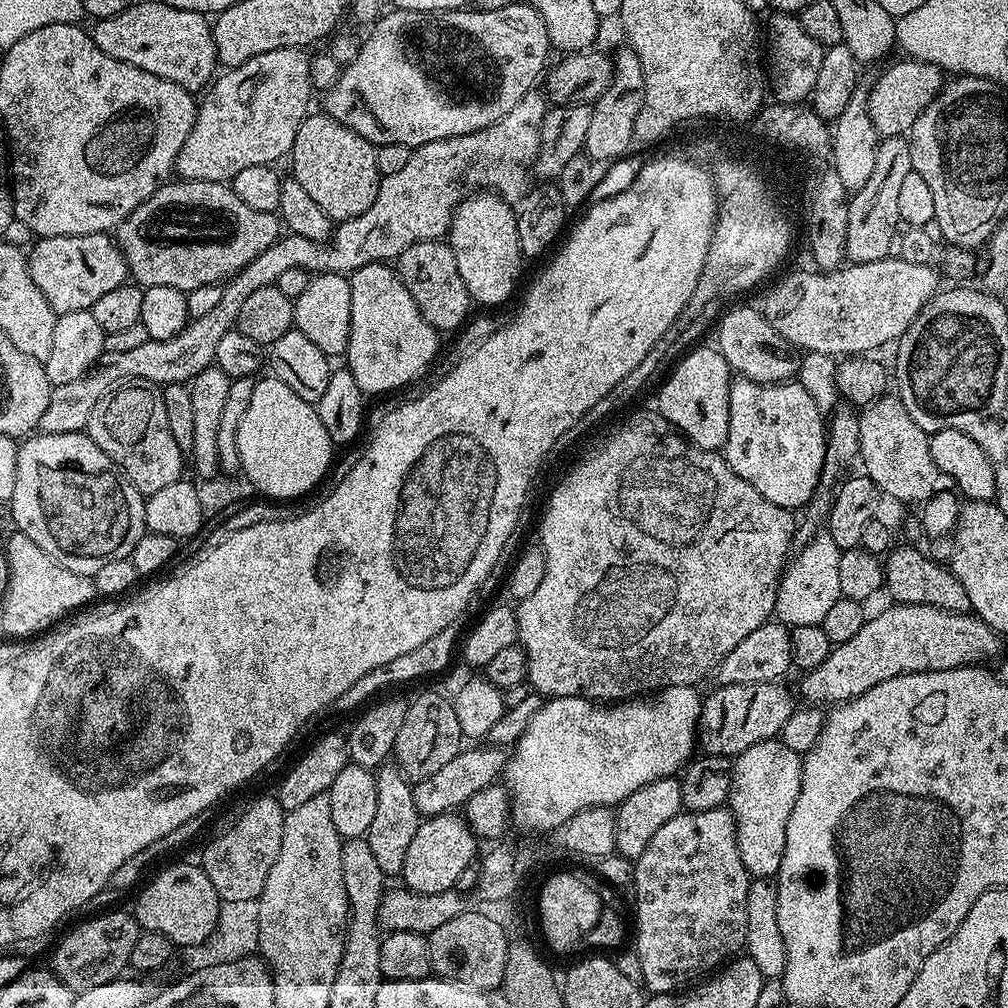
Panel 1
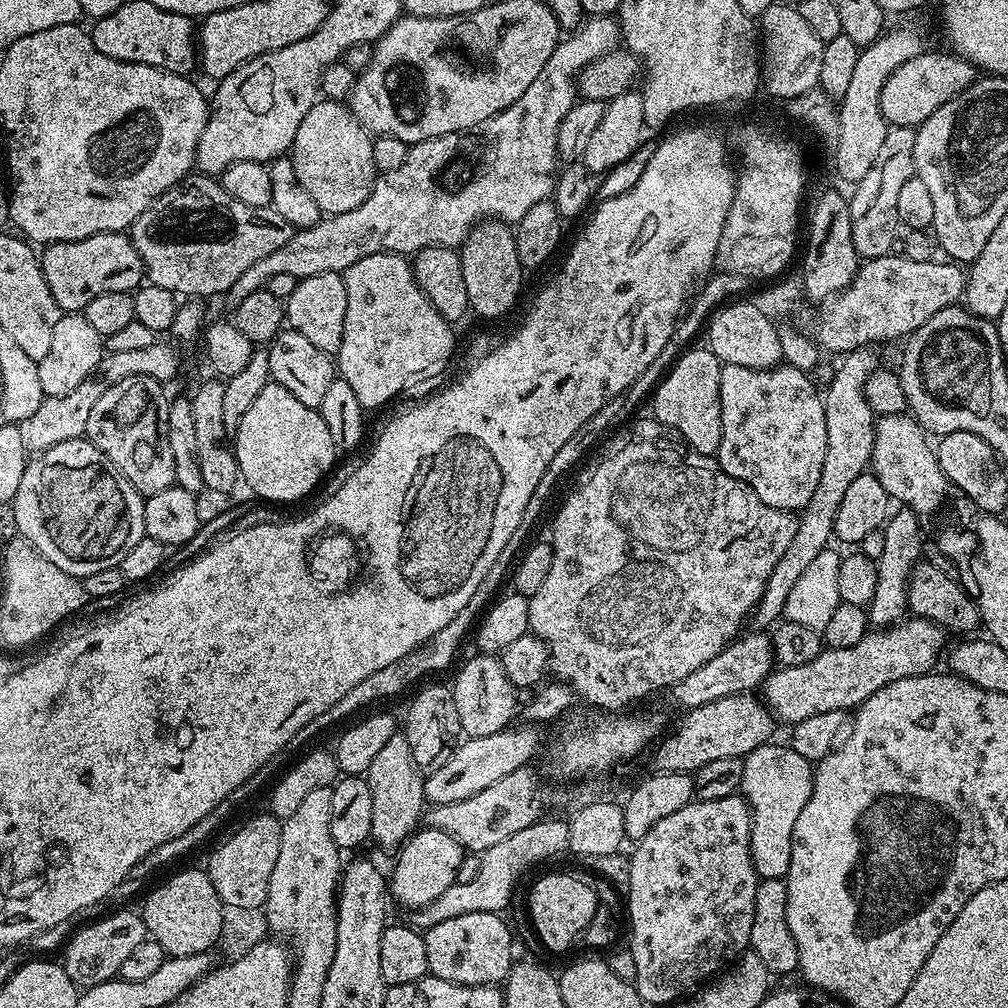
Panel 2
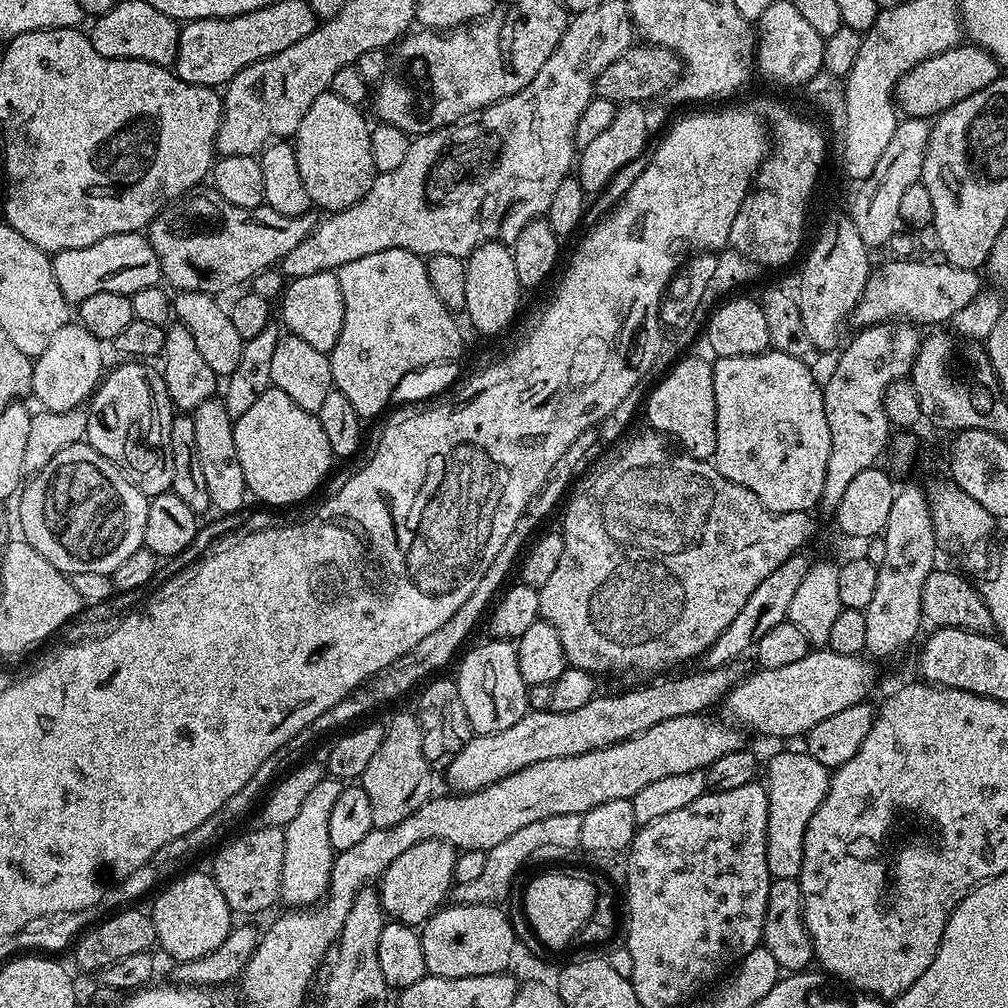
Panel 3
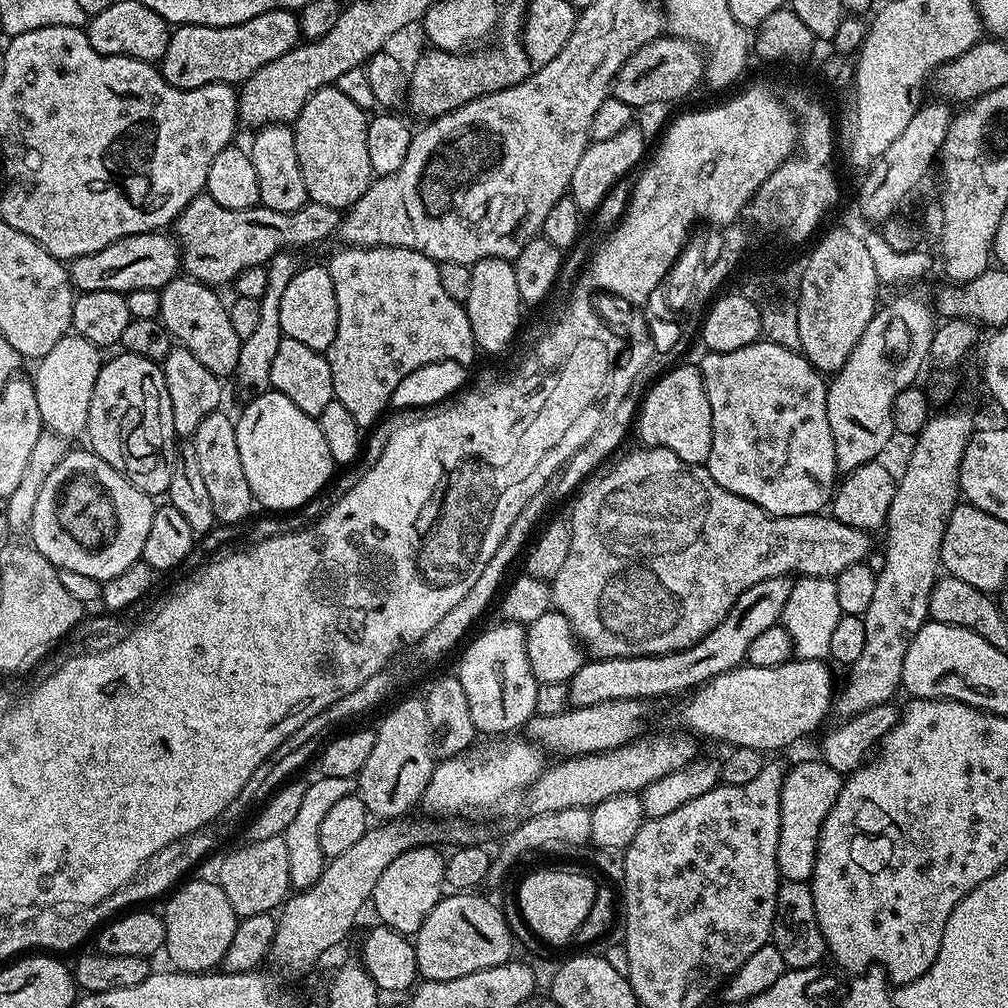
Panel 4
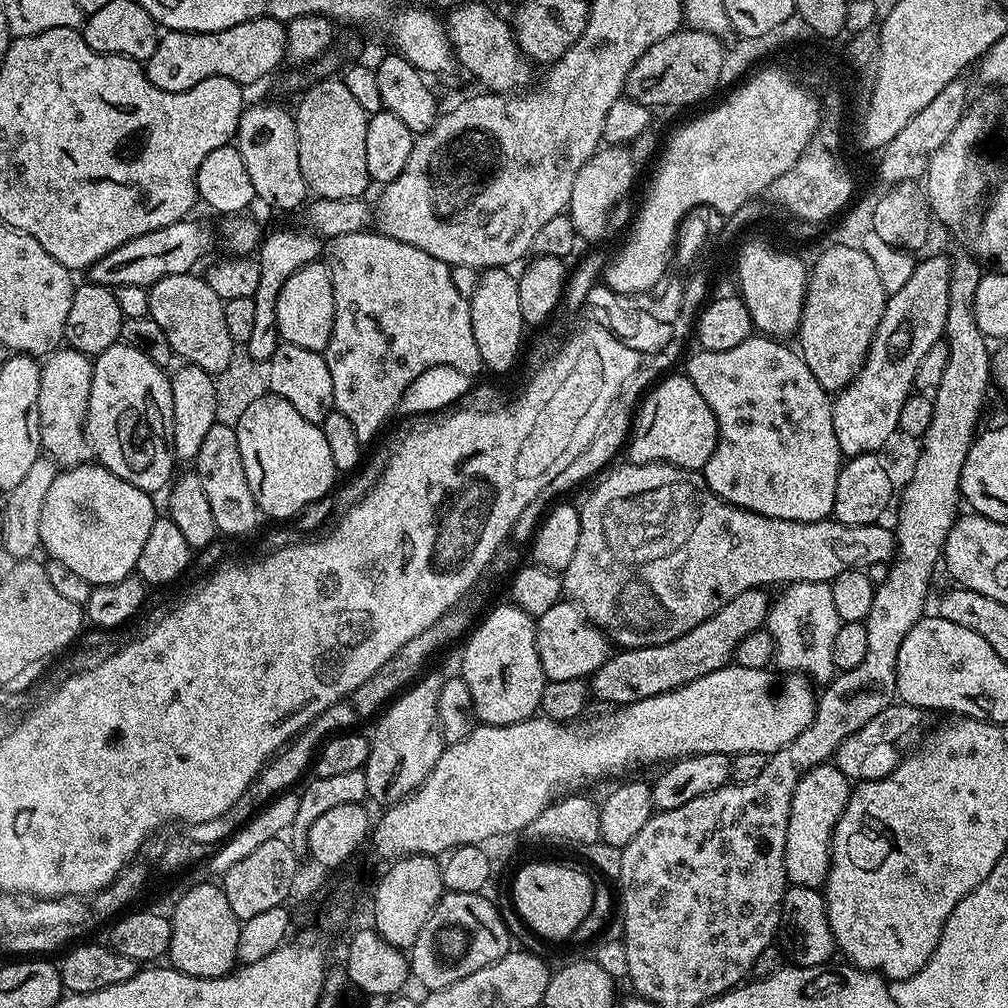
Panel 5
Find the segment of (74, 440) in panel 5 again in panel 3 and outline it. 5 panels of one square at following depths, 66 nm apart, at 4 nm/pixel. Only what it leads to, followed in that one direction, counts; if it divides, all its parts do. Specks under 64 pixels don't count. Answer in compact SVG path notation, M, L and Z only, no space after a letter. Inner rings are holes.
M69 322L50 338L46 350L35 357L32 365L31 395L36 396L39 407L45 412L65 412L81 407L96 390L104 368L105 345L79 322Z

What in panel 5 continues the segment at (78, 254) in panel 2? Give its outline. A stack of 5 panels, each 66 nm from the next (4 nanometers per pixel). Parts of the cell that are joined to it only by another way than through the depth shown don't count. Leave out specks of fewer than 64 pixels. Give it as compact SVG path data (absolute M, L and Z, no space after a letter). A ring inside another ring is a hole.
M185 218L170 226L162 226L150 234L142 234L118 246L118 250L110 250L106 258L98 258L98 262L87 269L87 279L113 290L122 286L142 286L149 289L162 278L192 272L195 264L212 248L211 226L192 219Z

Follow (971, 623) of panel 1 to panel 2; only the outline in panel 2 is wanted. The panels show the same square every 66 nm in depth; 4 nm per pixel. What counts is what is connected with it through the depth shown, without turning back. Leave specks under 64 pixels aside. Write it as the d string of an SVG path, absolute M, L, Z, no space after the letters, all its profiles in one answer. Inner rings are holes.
M906 618L899 624L890 627L877 627L869 630L854 646L846 646L846 650L825 647L824 651L814 658L814 662L806 662L806 666L790 666L789 668L777 667L773 670L762 685L762 699L768 706L769 712L777 721L780 720L786 726L793 726L811 715L824 714L826 711L842 711L847 713L855 710L870 698L882 686L890 682L898 682L902 678L914 678L915 676L927 676L933 671L936 663L941 663L944 648L945 629L935 624L932 620L919 618Z

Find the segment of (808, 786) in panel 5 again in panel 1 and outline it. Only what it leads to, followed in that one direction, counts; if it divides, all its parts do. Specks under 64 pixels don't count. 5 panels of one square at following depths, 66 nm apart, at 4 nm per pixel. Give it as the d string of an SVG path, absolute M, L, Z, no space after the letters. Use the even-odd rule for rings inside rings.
M780 738L758 742L750 746L750 750L735 757L732 765L732 789L728 795L727 807L736 820L736 841L740 844L742 862L749 877L772 878L782 866L782 850L786 850L786 822L790 818L790 810L794 810L794 802L798 802L801 786L801 753L790 750Z

